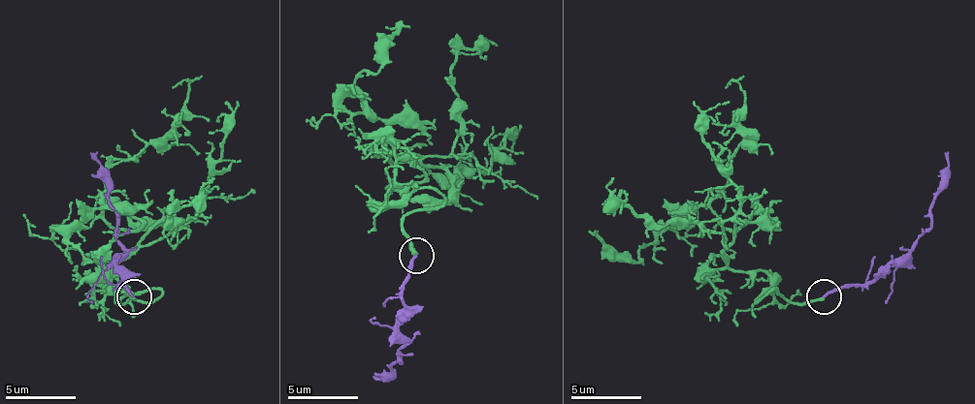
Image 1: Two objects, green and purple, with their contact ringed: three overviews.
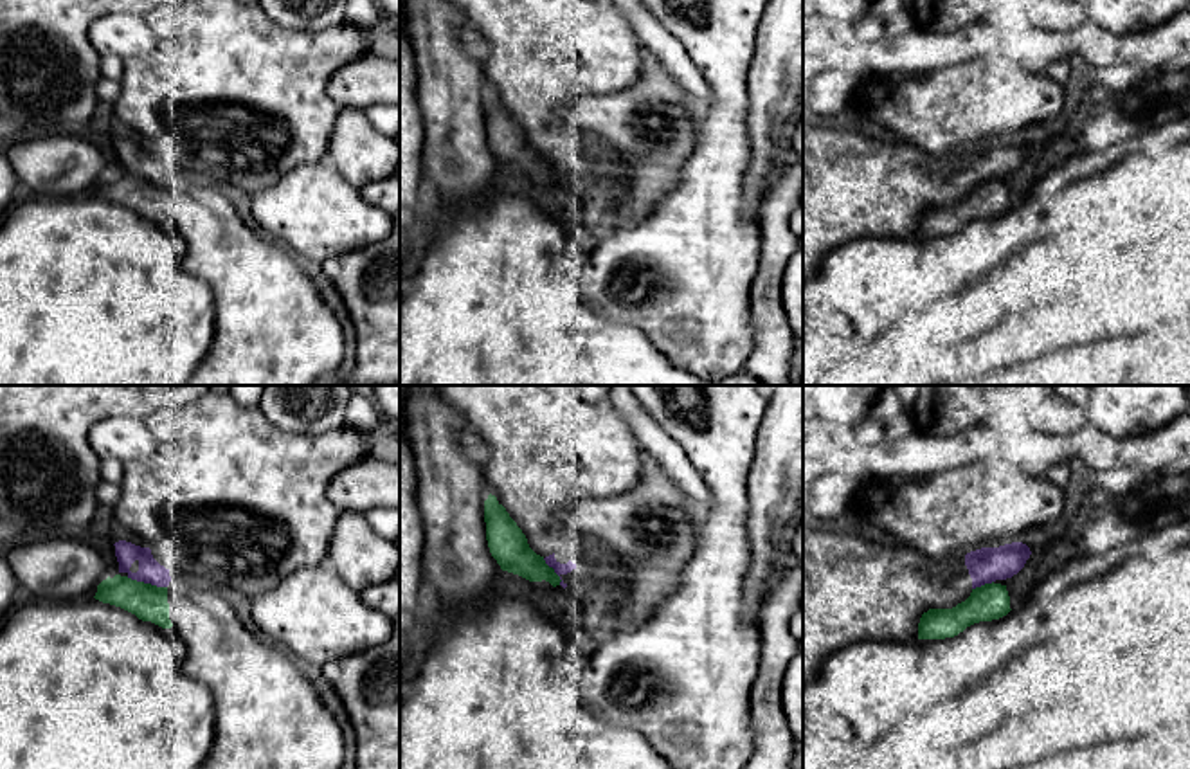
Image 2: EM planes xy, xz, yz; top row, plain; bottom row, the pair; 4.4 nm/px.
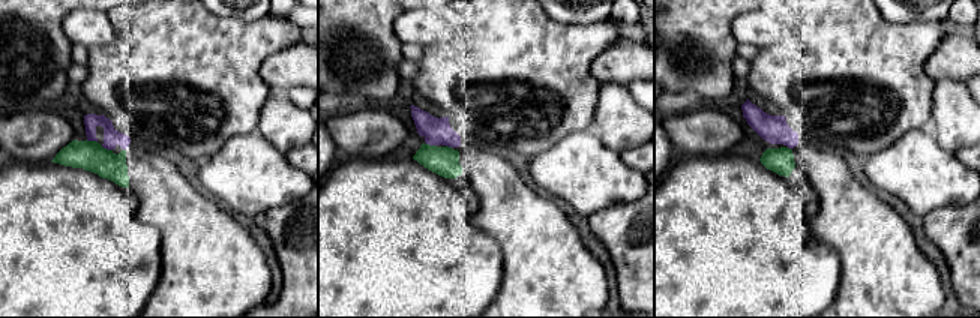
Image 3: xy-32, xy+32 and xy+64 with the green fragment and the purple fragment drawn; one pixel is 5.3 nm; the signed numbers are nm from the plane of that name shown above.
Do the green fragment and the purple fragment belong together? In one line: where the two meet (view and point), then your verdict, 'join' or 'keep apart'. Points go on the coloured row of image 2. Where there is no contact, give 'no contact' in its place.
xy (146, 584) | keep apart

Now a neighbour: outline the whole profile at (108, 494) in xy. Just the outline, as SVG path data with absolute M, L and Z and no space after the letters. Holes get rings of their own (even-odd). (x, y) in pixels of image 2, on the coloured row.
M104 479L97 484L97 501L101 506L113 506L119 501L119 495L119 484L108 483Z

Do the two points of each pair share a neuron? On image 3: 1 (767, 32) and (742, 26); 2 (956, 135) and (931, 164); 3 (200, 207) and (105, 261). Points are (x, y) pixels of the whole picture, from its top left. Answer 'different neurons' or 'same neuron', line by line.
1: same neuron
2: different neurons
3: different neurons

